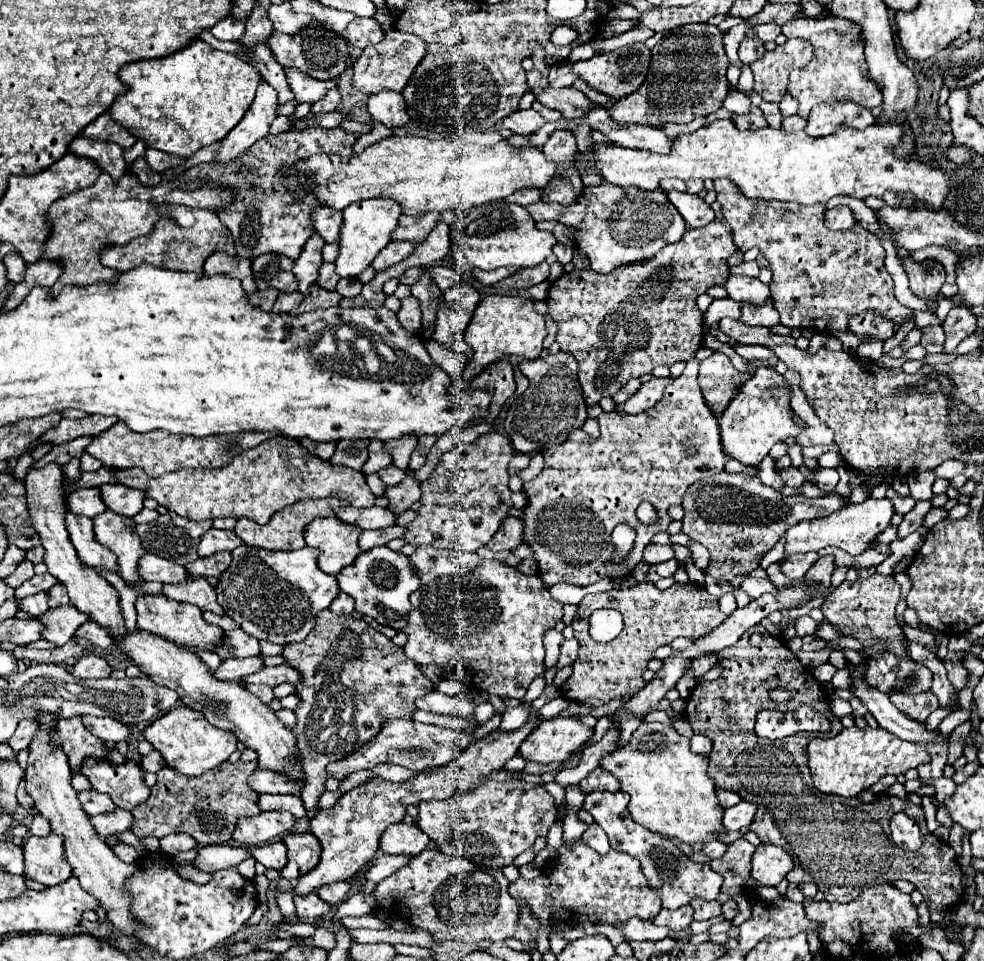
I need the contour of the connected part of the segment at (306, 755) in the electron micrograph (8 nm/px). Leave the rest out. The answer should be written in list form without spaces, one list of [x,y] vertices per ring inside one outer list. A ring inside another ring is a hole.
[[[330,609],[322,611],[312,633],[308,633],[306,641],[284,645],[280,653],[290,667],[300,673],[300,681],[296,685],[296,695],[300,697],[300,705],[294,709],[296,725],[294,735],[298,739],[298,749],[302,753],[306,785],[302,789],[304,807],[314,813],[318,807],[318,797],[326,791],[326,765],[330,761],[338,761],[358,751],[362,745],[372,741],[378,735],[378,729],[388,719],[412,719],[416,707],[414,699],[432,691],[432,681],[420,673],[416,661],[408,659],[402,647],[396,647],[388,637],[368,627],[362,619],[354,619],[352,615],[336,615]]]

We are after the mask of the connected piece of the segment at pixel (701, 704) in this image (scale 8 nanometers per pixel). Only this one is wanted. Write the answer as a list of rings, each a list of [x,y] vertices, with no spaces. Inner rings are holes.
[[[754,625],[754,629],[746,631],[734,647],[722,651],[718,657],[724,673],[716,681],[696,685],[684,713],[694,733],[712,741],[710,765],[714,765],[714,757],[718,757],[718,753],[726,753],[726,749],[730,749],[730,757],[734,757],[734,777],[730,777],[730,773],[718,773],[718,781],[714,783],[716,787],[730,789],[742,799],[756,803],[758,809],[750,823],[750,831],[754,831],[762,843],[774,843],[790,853],[794,869],[786,879],[790,883],[814,881],[830,903],[848,903],[870,885],[906,879],[922,893],[930,911],[954,909],[964,899],[962,871],[952,859],[952,847],[924,829],[922,807],[902,801],[900,797],[880,797],[874,803],[862,803],[858,799],[824,795],[814,789],[808,771],[806,739],[835,737],[843,726],[830,713],[826,705],[830,703],[828,695],[820,689],[812,671],[800,665],[786,643],[772,637],[762,625]],[[754,633],[762,635],[762,643],[756,647],[750,645],[750,635]],[[776,687],[788,689],[794,696],[795,691],[800,691],[800,705],[806,703],[816,711],[830,715],[832,729],[826,733],[803,732],[778,741],[756,737],[756,713],[770,707],[768,689]],[[894,813],[906,813],[908,817],[914,817],[914,821],[918,819],[922,847],[916,853],[902,851],[890,841],[888,823]]]

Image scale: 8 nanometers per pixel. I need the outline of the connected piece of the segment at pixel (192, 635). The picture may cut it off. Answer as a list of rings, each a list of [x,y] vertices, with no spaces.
[[[140,595],[136,599],[136,613],[138,613],[138,627],[140,629],[146,629],[146,631],[156,633],[160,637],[166,637],[168,641],[174,641],[180,647],[214,649],[214,645],[222,637],[222,629],[216,625],[208,625],[202,619],[202,611],[196,605],[170,601],[168,597],[162,597],[162,595]]]

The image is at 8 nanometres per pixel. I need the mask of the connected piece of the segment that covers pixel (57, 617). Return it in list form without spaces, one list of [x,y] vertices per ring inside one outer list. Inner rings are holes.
[[[64,605],[58,609],[48,609],[42,617],[36,617],[36,619],[42,621],[42,639],[60,647],[68,643],[74,631],[90,617],[86,617],[86,613],[78,613],[74,605]]]

